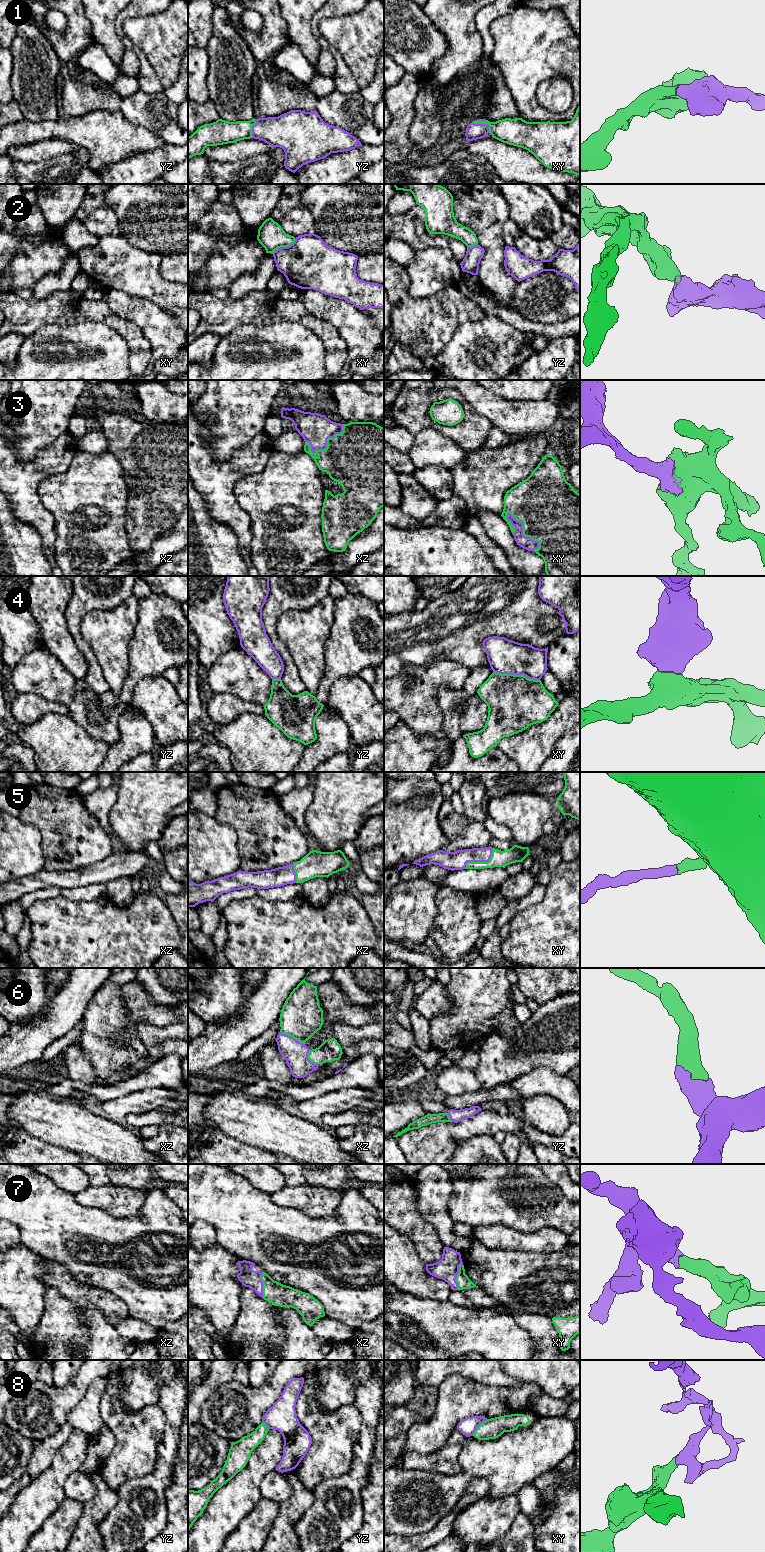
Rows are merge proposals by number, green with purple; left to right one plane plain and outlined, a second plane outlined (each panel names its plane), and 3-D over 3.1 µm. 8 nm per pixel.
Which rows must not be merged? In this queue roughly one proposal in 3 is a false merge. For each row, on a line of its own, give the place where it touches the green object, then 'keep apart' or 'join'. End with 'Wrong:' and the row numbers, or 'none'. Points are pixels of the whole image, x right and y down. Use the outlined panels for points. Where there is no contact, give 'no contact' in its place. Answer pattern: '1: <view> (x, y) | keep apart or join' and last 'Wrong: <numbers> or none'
1: xy (484, 123) | join
2: xy (284, 246) | keep apart
3: xy (523, 532) | join
4: xy (516, 675) | keep apart
5: xy (480, 862) | join
6: xz (292, 1036) | join
7: xy (457, 1276) | join
8: xy (478, 1426) | keep apart
Wrong: 2, 4, 8

